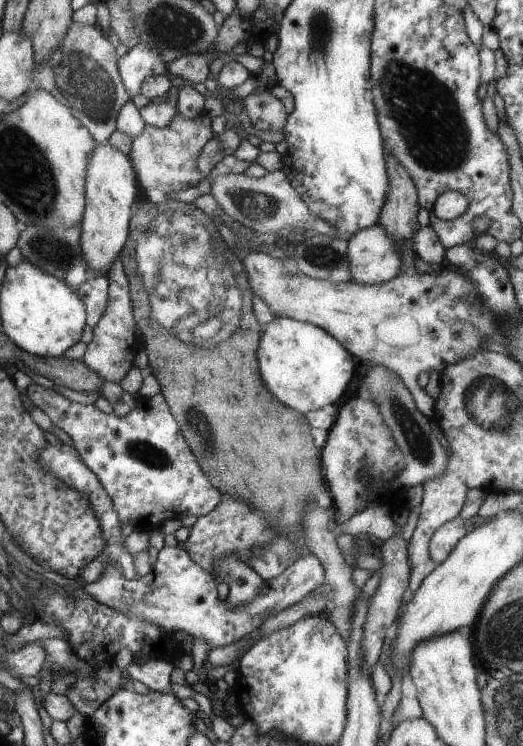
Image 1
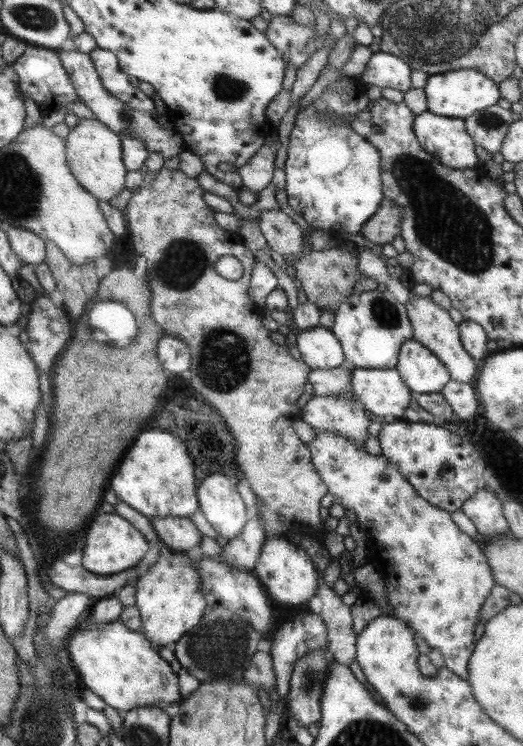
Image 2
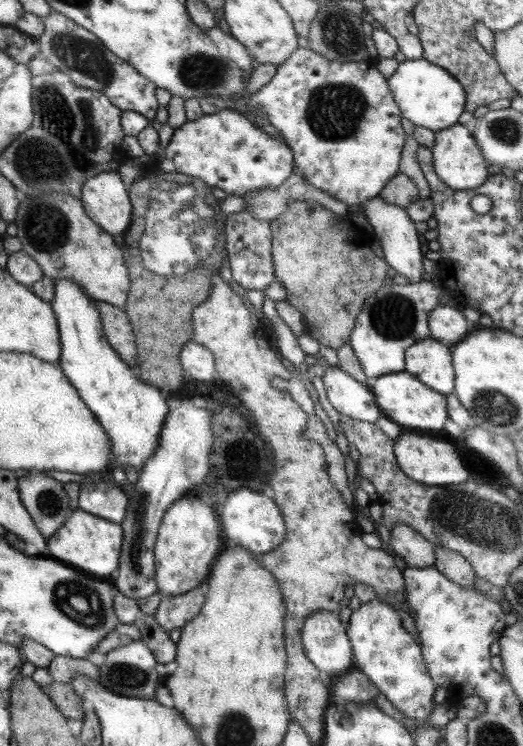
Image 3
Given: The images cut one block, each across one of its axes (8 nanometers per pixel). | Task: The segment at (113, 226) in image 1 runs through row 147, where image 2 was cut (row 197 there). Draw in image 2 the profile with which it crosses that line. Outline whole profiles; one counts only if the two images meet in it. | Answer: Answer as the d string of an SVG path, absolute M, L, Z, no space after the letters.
M79 119L75 127L68 130L65 142L65 160L73 178L95 200L107 201L118 194L125 186L126 170L121 156L119 135L111 132L103 123L93 120Z

